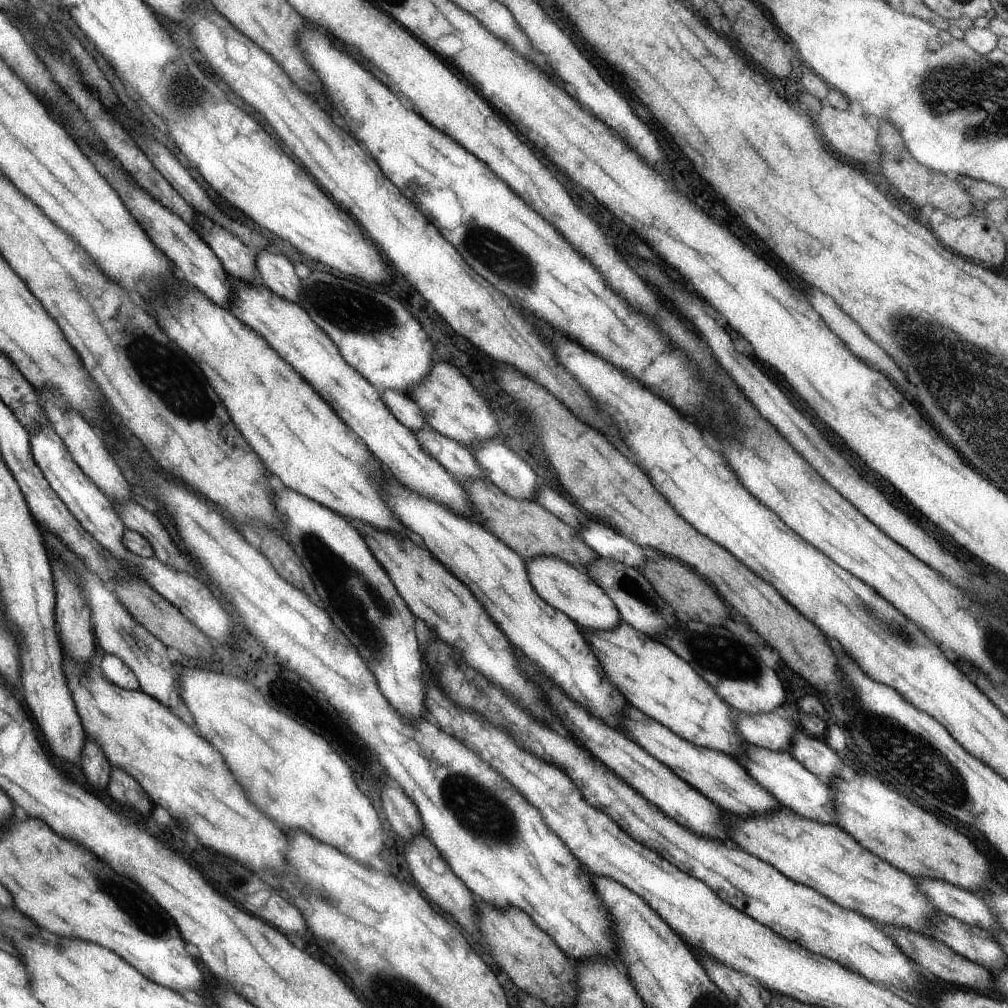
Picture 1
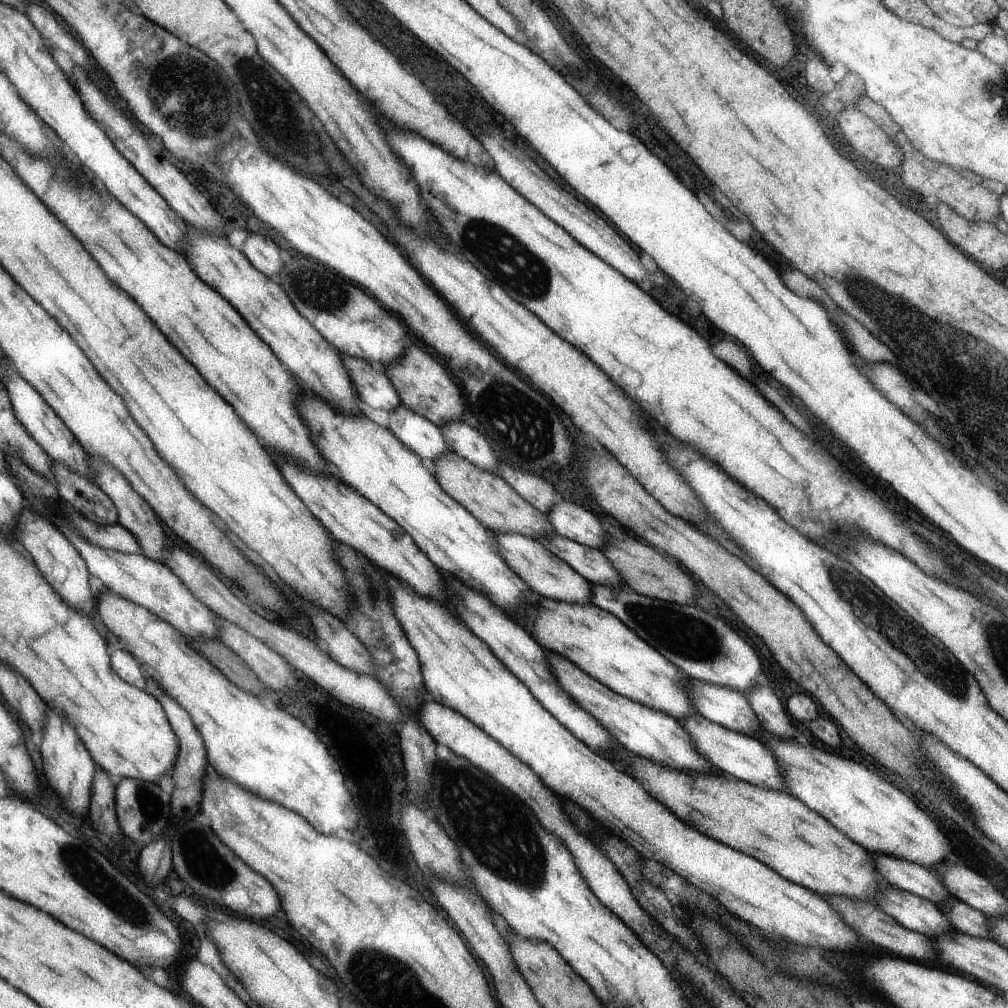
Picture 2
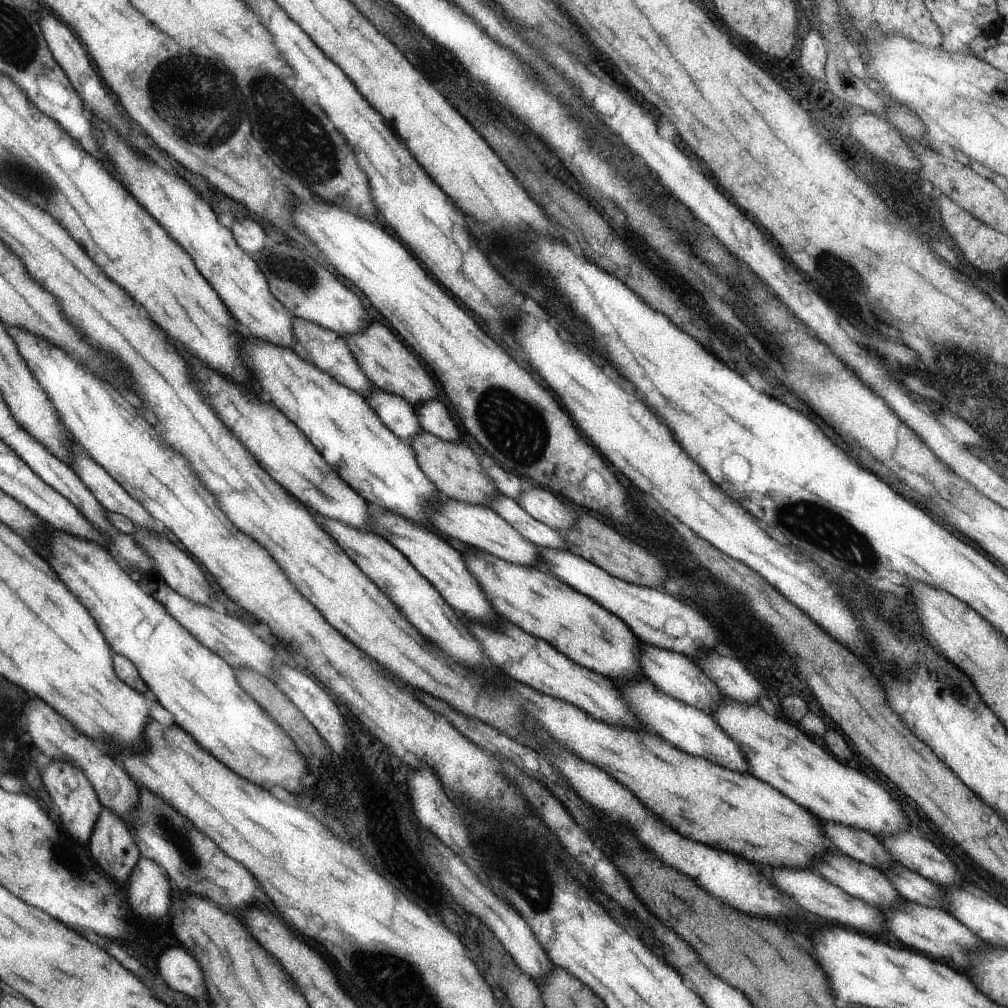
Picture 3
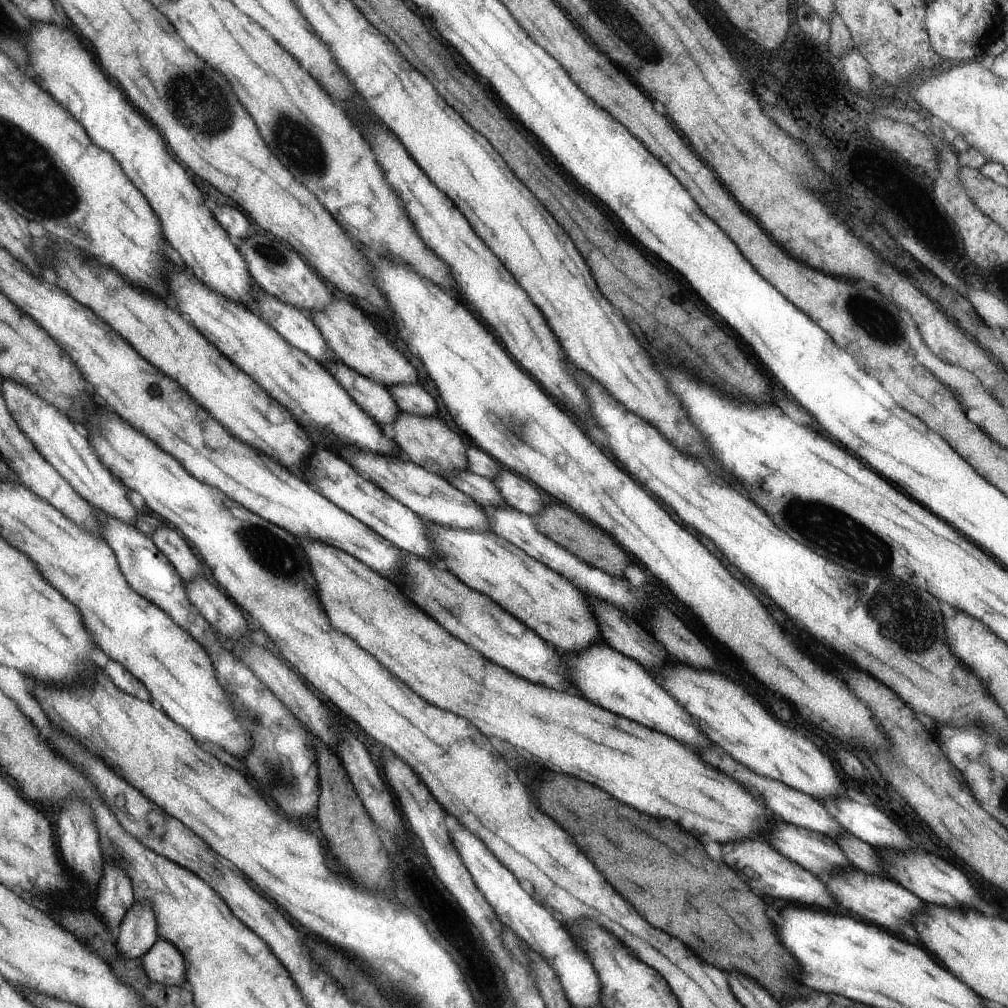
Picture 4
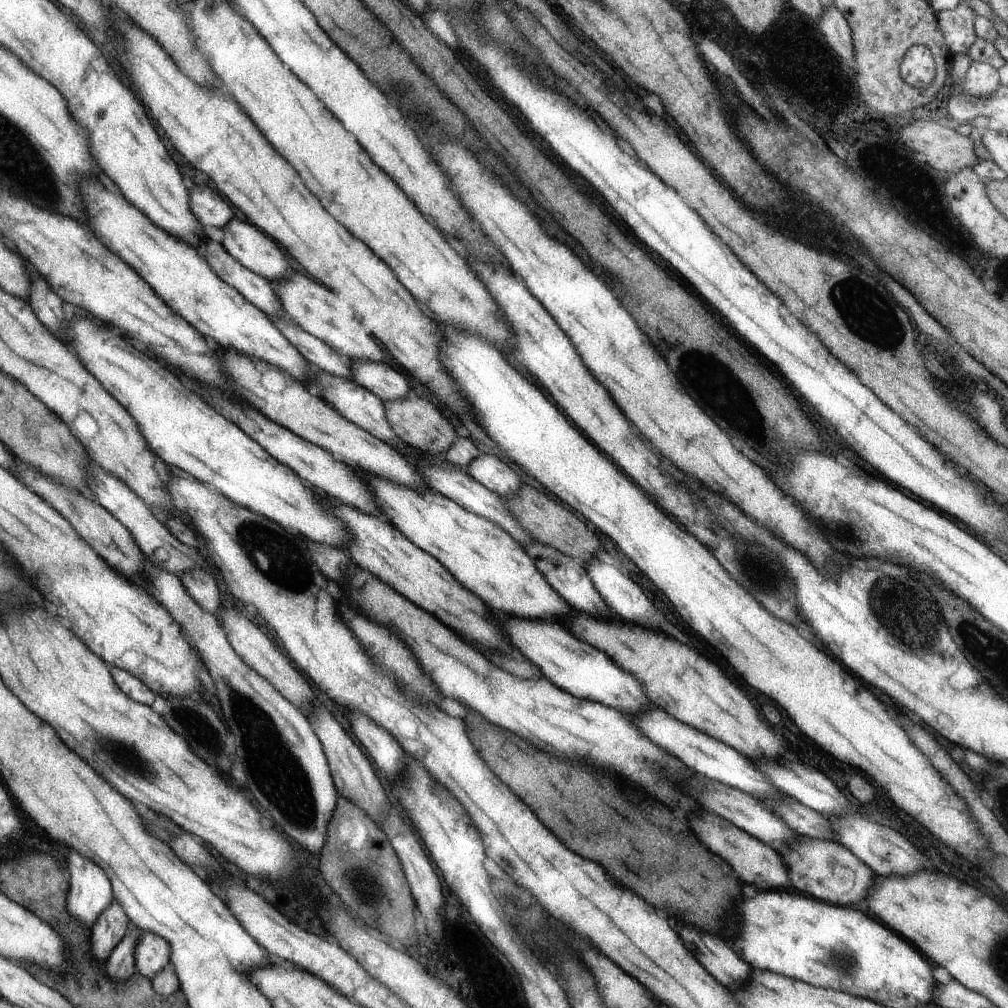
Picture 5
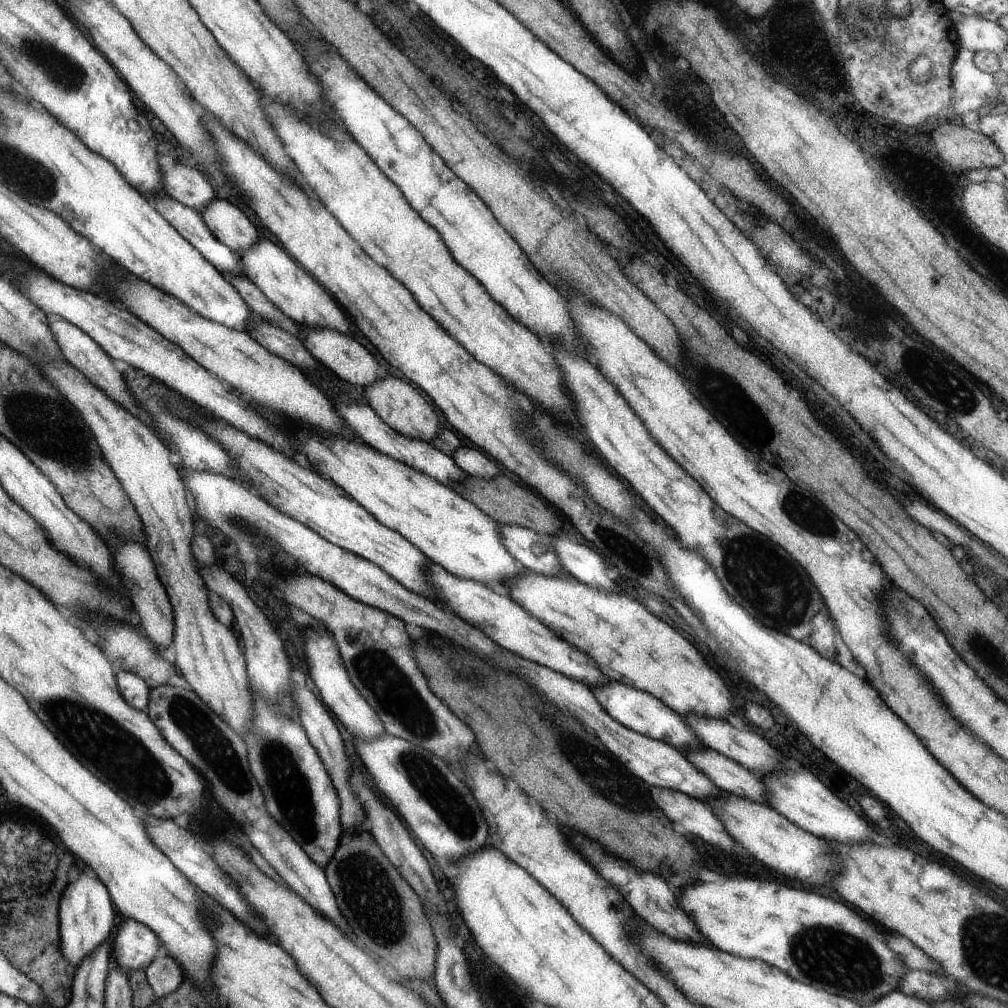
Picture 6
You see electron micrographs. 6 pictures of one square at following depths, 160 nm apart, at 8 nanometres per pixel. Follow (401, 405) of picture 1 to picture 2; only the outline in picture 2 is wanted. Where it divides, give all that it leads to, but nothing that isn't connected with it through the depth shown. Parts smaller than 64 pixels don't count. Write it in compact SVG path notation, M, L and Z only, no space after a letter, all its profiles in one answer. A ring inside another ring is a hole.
M334 348L340 358L346 362L346 368L352 378L354 378L354 386L358 386L358 396L362 398L364 404L368 404L370 408L381 408L386 412L393 411L402 405L400 397L396 389L385 374L375 369L371 364L363 358L353 357L338 351Z

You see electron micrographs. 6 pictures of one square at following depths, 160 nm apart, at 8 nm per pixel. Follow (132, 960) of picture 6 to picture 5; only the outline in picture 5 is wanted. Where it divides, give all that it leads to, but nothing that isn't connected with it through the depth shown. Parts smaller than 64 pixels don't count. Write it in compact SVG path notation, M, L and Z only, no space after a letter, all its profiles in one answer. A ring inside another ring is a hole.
M142 932L134 952L135 969L150 980L160 974L170 958L170 948L166 940L150 932Z

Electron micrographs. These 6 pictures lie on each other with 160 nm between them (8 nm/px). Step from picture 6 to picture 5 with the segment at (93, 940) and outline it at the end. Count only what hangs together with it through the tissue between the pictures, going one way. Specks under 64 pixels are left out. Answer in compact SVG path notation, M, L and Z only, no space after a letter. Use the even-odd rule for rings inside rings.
M70 850L70 914L92 928L114 902L110 880L98 864Z

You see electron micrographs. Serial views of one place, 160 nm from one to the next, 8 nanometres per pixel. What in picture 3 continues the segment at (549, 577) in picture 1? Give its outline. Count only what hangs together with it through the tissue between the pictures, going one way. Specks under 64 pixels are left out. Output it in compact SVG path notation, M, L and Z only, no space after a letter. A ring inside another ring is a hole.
M444 496L443 501L433 504L433 526L450 539L454 539L468 547L474 547L488 554L522 566L543 568L541 552L533 542L526 540L515 528L510 526L501 515L487 508L486 505L469 503Z

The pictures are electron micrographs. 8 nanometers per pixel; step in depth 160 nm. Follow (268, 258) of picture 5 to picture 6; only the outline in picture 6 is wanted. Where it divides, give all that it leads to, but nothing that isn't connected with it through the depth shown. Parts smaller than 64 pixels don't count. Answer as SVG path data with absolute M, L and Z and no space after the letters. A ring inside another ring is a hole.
M216 198L201 216L216 240L234 252L248 252L260 242L258 230L252 226L246 214L226 200Z

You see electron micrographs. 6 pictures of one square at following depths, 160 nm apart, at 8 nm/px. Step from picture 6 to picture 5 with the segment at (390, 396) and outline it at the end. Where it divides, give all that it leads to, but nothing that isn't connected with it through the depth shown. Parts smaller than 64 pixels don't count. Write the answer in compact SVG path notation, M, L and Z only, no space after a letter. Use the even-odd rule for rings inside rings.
M413 391L397 399L383 400L383 405L386 420L393 433L413 449L430 455L443 456L445 450L448 450L456 440L456 432L452 424L440 414L440 410L432 402L414 396Z

